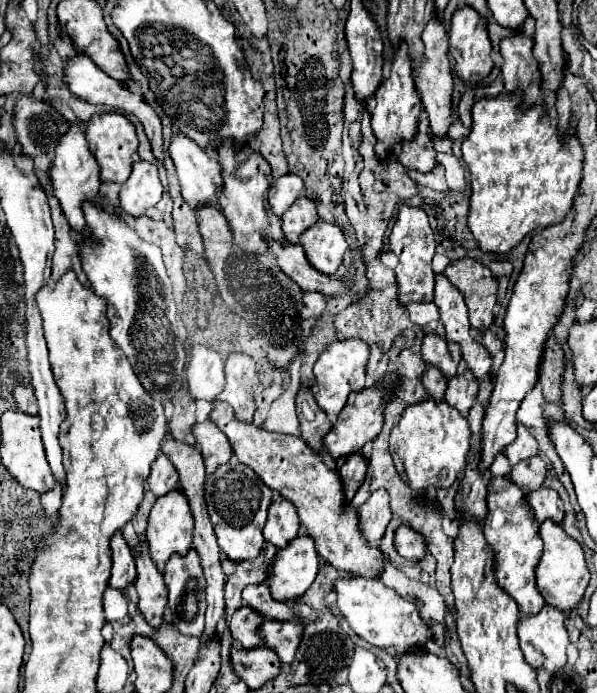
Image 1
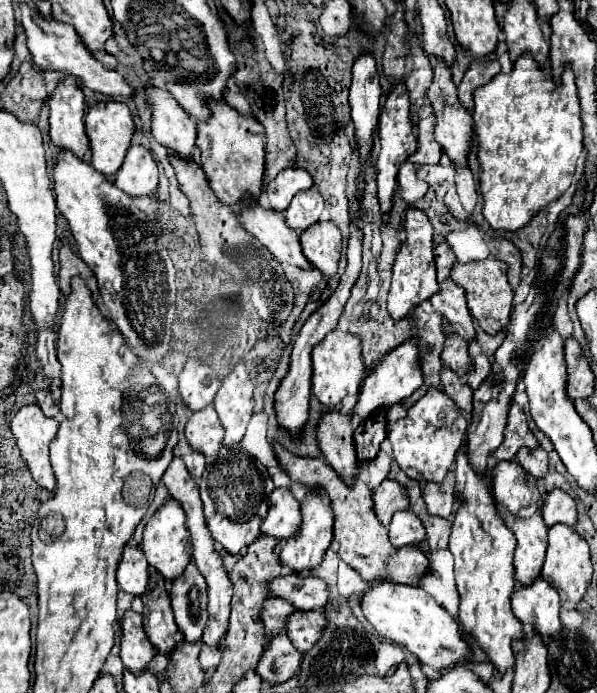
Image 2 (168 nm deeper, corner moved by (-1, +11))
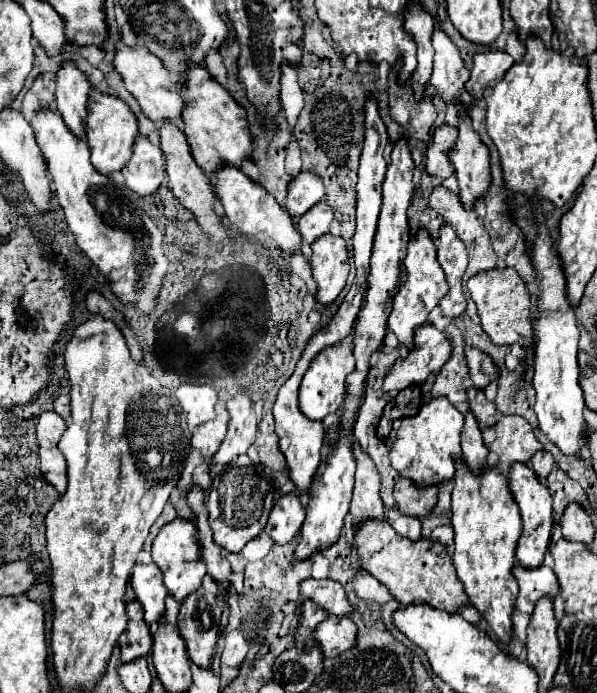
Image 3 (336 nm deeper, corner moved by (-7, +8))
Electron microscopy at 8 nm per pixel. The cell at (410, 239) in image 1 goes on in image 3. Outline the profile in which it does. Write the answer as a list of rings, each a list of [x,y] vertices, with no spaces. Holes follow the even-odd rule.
[[[419,231],[411,239],[409,249],[407,249],[407,257],[405,257],[403,263],[405,263],[407,279],[393,299],[393,311],[389,315],[389,329],[397,335],[399,345],[405,345],[411,351],[413,349],[413,331],[427,321],[429,311],[439,303],[441,297],[447,295],[449,287],[447,287],[447,281],[445,281],[445,273],[443,273],[443,269],[437,261],[435,245],[433,245],[427,231]]]

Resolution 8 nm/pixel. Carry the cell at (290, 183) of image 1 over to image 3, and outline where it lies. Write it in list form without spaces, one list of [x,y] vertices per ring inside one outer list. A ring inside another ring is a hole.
[[[301,171],[297,177],[293,177],[287,193],[287,211],[289,215],[305,215],[315,203],[319,203],[325,195],[323,181],[315,173]]]

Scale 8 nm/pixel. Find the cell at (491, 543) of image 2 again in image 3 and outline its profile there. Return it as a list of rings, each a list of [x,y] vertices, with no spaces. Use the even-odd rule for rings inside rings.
[[[471,411],[463,413],[465,417],[465,425],[461,429],[461,447],[463,447],[463,459],[455,457],[455,477],[453,477],[453,505],[451,505],[451,525],[454,529],[454,551],[453,551],[453,565],[457,571],[459,581],[465,585],[465,593],[469,597],[469,603],[473,607],[477,607],[485,621],[489,623],[489,627],[495,631],[495,635],[503,641],[509,643],[509,631],[513,627],[511,623],[511,613],[515,607],[515,599],[517,599],[517,583],[511,575],[511,567],[515,563],[515,543],[519,539],[522,532],[522,520],[519,512],[519,507],[515,507],[515,499],[509,491],[507,485],[507,477],[497,473],[495,467],[487,465],[487,455],[489,449],[483,445],[481,439],[481,429],[479,423],[475,421],[475,415],[471,415]],[[467,465],[471,465],[471,469],[481,469],[483,471],[477,475],[473,473]]]

